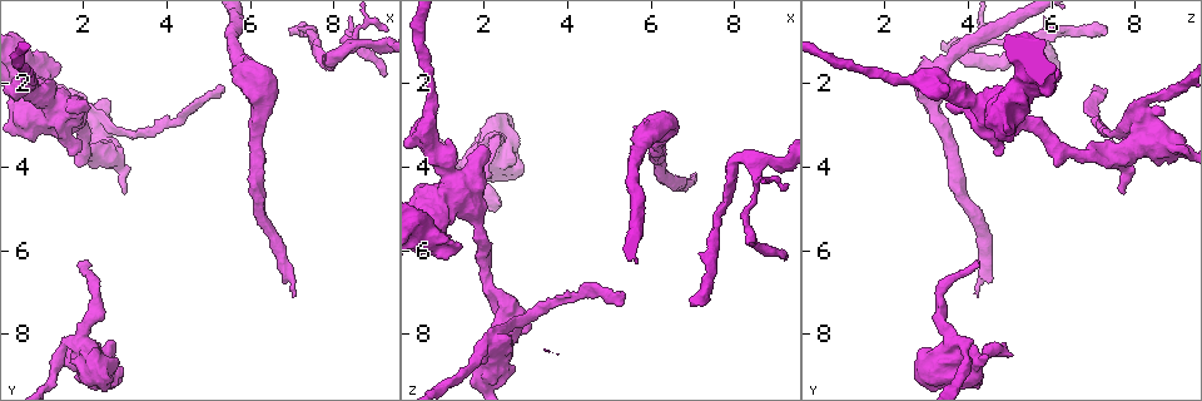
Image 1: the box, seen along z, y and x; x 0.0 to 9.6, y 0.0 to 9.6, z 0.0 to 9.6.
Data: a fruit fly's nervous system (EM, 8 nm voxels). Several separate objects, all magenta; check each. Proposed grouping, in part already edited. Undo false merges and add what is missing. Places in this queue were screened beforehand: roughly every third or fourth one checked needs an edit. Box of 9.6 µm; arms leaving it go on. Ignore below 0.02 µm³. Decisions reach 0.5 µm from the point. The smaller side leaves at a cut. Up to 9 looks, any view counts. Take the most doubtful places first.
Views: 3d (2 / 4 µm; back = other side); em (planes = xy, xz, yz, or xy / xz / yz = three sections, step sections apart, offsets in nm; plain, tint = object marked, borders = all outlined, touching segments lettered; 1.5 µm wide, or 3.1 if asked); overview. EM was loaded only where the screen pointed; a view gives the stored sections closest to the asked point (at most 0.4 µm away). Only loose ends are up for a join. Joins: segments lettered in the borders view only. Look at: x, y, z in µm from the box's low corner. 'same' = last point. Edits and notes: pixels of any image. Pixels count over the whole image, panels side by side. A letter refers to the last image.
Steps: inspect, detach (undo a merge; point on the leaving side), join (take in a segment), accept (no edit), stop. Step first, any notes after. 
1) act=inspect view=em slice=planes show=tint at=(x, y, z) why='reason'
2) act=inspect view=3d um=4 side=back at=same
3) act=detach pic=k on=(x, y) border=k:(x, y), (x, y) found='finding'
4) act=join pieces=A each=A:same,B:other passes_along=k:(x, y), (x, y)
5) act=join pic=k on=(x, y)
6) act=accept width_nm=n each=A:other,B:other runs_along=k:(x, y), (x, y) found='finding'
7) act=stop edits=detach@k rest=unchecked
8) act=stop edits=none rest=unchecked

act=inspect view=em slice=xy step=8 show=borders at=(7.00, 7.15, 4.20) why='free end'

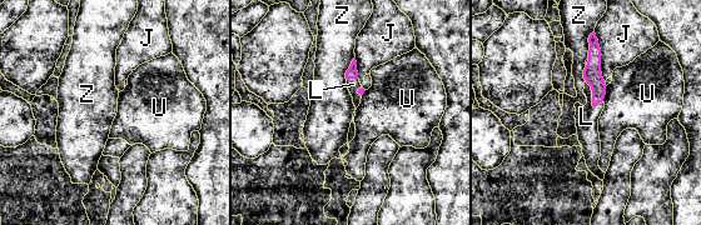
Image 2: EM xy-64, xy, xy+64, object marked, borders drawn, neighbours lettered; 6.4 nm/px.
act=join pieces=L longest_contact=J:320nm each=J:other,L:same,U:other,Z:other found='the cell continues'

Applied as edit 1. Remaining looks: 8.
act=inspect view=overview why='redraw'

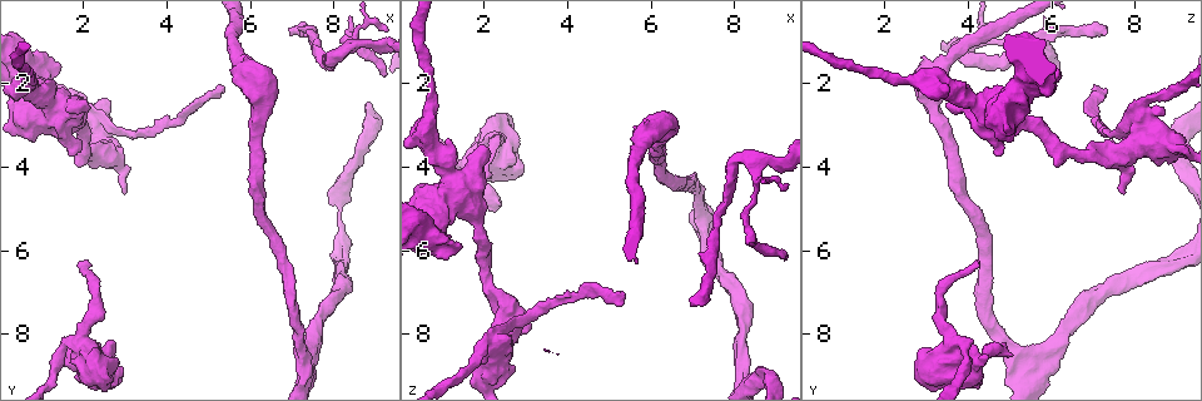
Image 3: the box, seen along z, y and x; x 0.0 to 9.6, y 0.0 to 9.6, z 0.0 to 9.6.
act=inspect view=3d um=4 at=(7.00, 0.85, 7.30) why='branch stops here'

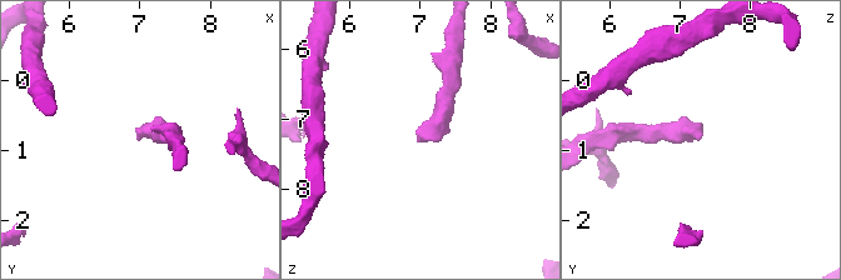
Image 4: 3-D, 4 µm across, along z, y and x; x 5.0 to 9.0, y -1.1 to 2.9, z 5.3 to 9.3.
act=inspect view=em slice=planes show=borders at=(6.95, 0.85, 7.25)

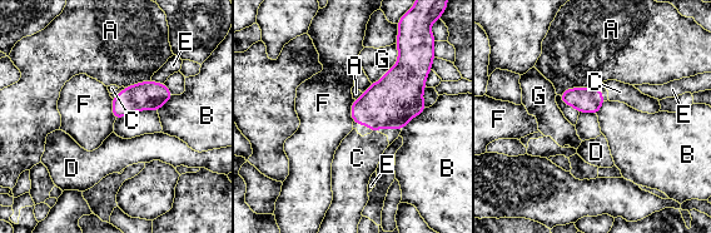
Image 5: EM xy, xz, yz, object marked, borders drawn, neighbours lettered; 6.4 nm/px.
act=join pieces=C each=A:other,B:other,C:same,D:other,E:other,F:other,G:other found='it goes on there'

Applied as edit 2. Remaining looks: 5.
act=inspect view=overview

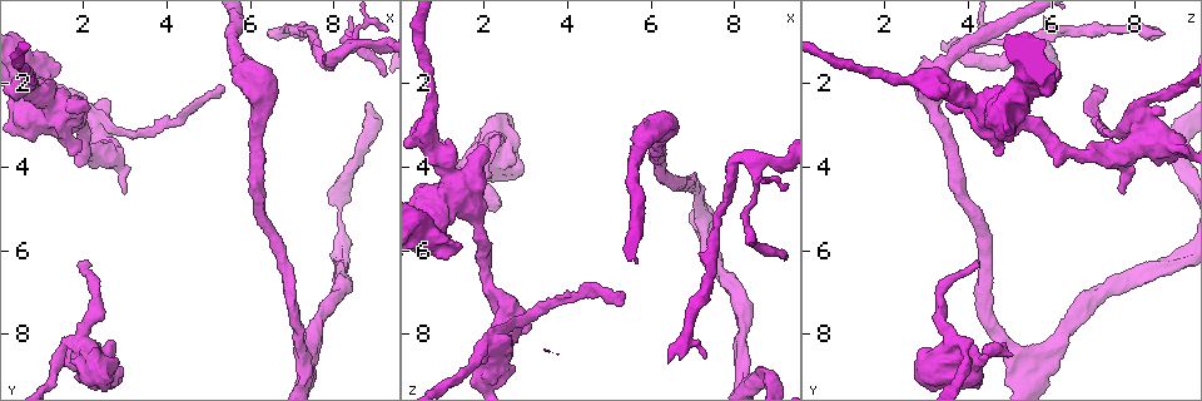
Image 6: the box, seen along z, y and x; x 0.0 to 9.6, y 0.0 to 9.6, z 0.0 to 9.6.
act=inspect view=em slice=xy step=4 show=tint at=(3.00, 4.70, 7.70) why='free end'

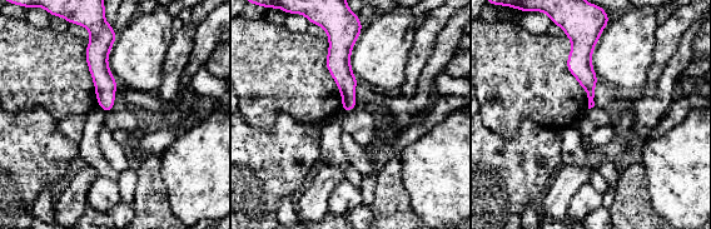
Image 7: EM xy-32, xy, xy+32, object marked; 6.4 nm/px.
act=inspect view=em slice=planes show=borders at=same why='cut it another way'

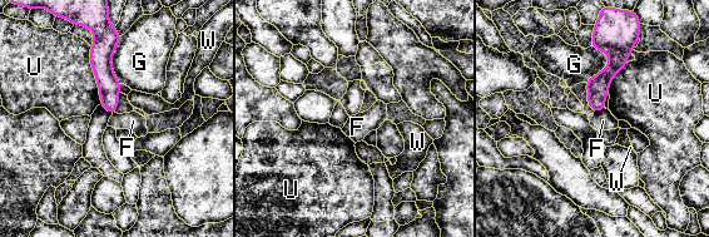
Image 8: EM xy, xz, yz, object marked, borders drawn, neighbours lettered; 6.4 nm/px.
act=accept each=F:other,G:other,U:other,W:other runs_along=8:(108, 48), (105, 79), (113, 110) found='no lettered segment goes on from it'

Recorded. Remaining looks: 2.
act=inspect view=em slice=planes show=plain at=(2.55, 9.05, 2.75) why='thick end'

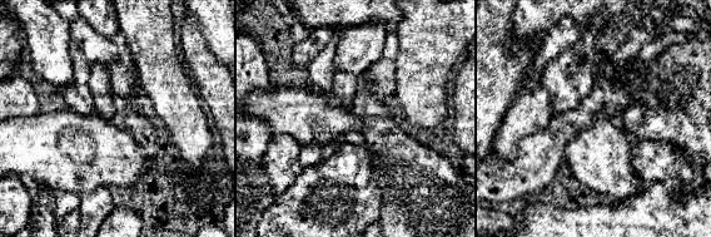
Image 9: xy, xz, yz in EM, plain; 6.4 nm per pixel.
act=inspect view=em slice=planes show=borders at=same why='see the neighbours'

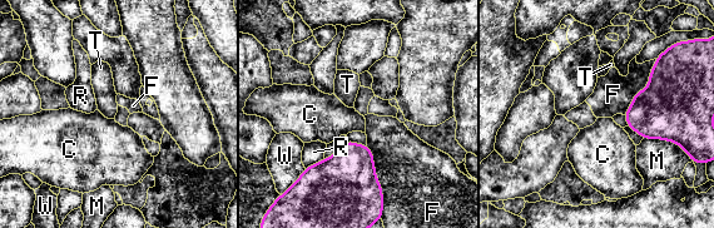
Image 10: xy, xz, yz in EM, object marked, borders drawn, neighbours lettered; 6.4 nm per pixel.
act=accept each=C:other,F:other,M:other,R:other,T:other,W:other border=10:(366, 145), (382, 192), (381, 218) found='no lettered segment goes on from it'

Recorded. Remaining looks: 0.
act=stop edits=join@2,join@5 rest=unchecked

